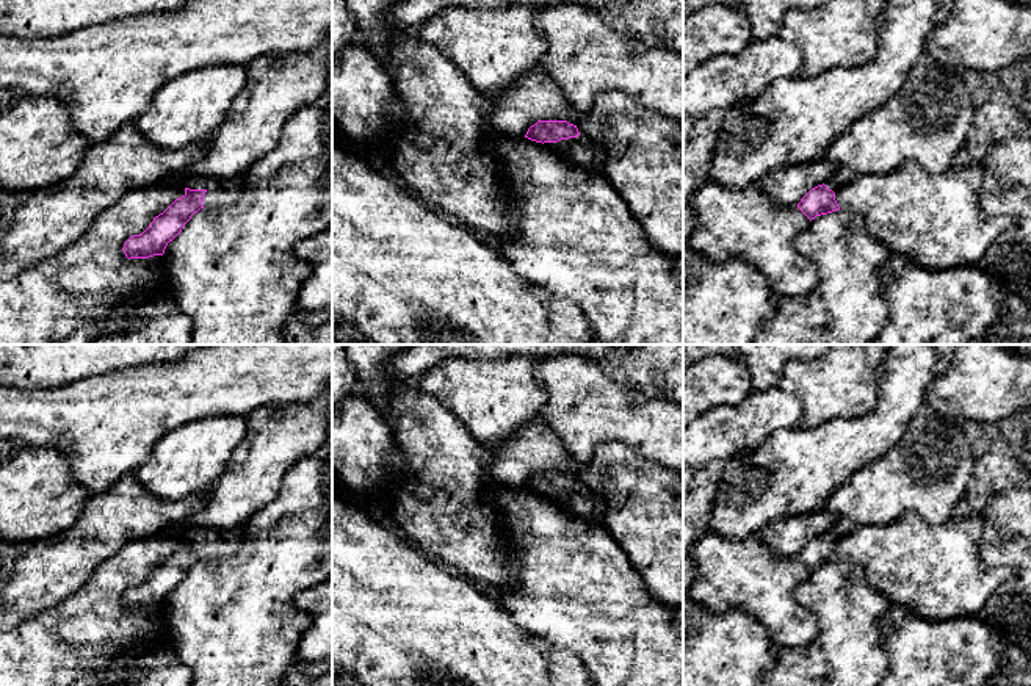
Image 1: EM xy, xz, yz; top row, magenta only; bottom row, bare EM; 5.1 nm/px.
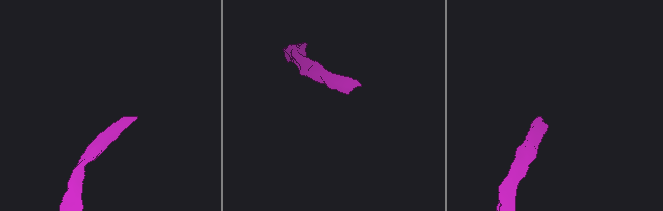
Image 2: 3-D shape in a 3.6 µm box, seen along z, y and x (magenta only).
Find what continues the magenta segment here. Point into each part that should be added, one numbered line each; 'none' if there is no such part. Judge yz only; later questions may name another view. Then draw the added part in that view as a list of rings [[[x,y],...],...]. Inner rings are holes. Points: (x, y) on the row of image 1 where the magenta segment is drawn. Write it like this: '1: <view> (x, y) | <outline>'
1: yz (843, 176) | [[[838,168],[838,171],[829,177],[824,185],[834,193],[857,179],[857,172],[851,168]]]

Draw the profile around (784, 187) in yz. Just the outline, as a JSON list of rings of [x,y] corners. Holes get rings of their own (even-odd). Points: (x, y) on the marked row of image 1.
[[[826,157],[809,163],[780,168],[769,172],[760,186],[776,207],[798,205],[815,186],[823,185],[838,171]]]

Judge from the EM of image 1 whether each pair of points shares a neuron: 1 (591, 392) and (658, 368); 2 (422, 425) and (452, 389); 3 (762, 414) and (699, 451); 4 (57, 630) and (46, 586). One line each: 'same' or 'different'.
1: different
2: different
3: same
4: different

